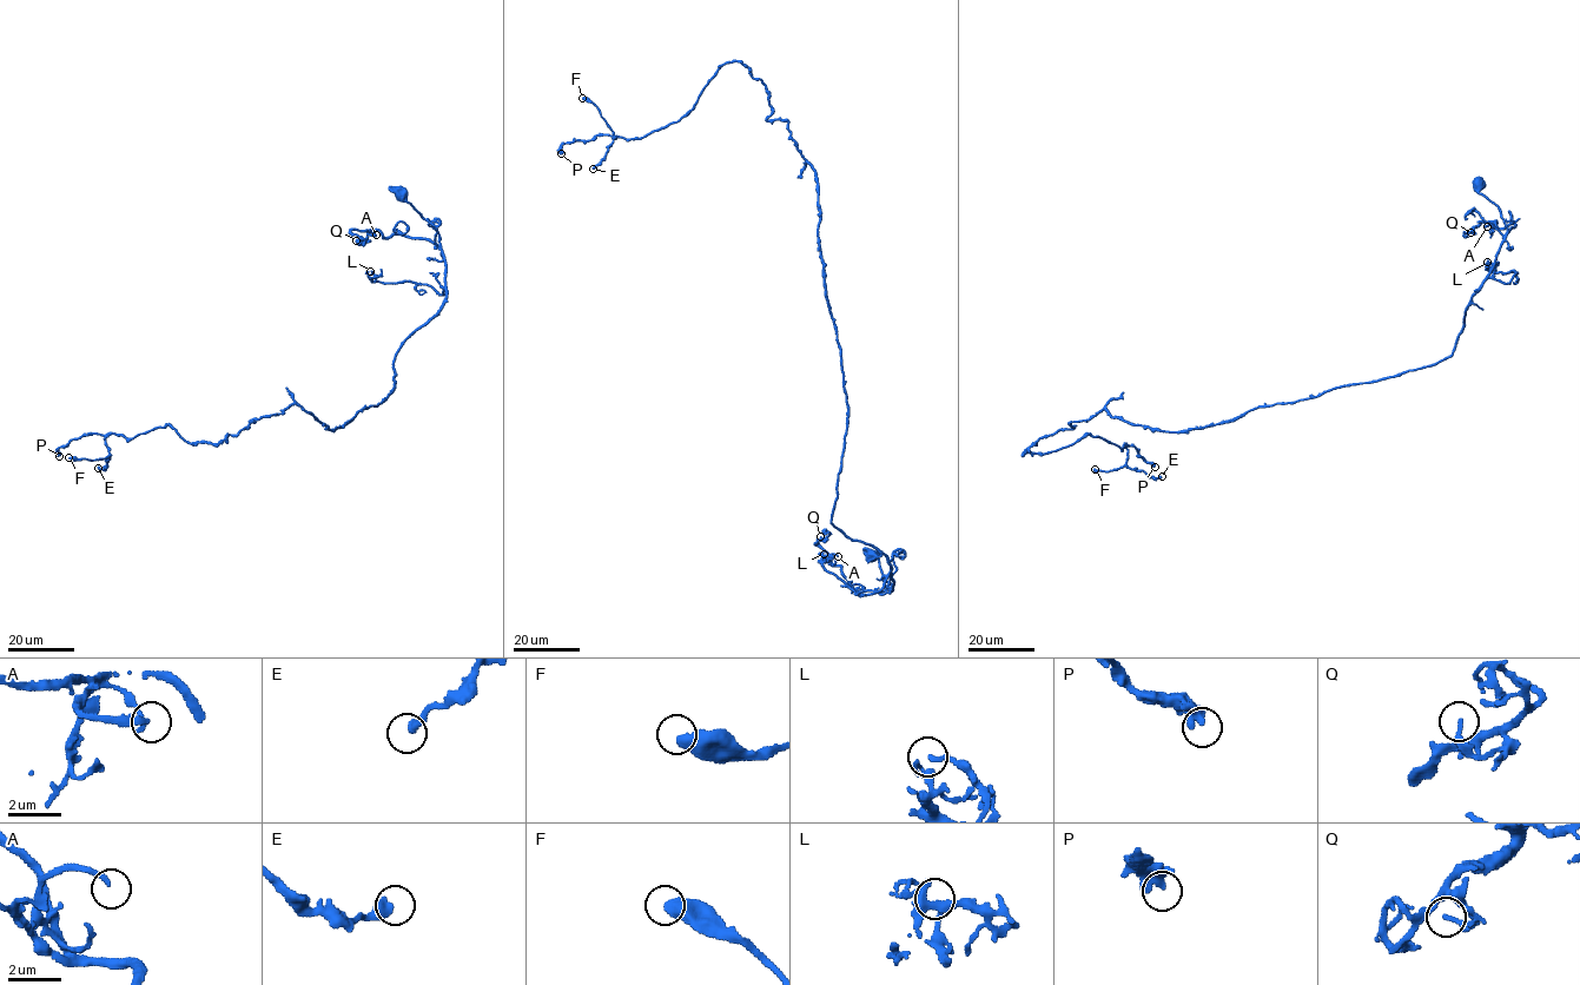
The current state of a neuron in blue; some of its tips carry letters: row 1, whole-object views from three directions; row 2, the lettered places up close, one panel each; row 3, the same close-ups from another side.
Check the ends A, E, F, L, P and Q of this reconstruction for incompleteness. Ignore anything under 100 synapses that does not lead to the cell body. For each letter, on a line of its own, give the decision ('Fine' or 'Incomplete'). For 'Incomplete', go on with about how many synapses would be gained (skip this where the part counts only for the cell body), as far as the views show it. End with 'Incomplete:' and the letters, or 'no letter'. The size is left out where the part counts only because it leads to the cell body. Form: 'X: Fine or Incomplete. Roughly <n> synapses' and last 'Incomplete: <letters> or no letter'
A: Fine
E: Fine
F: Fine
L: Fine
P: Fine
Q: Fine
Incomplete: no letter

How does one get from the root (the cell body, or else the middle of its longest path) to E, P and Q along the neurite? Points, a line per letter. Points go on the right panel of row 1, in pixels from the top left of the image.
E: (1479, 184), (1507, 235), (1449, 356), (1179, 431), (1103, 409), (1023, 454), (1091, 435), (1162, 476)
P: (1479, 184), (1507, 235), (1449, 356), (1179, 431), (1103, 409), (1023, 454), (1091, 435), (1132, 445), (1155, 467)
Q: (1479, 184), (1480, 193), (1498, 206), (1506, 233), (1515, 226), (1499, 227), (1495, 220), (1481, 222), (1471, 232)

